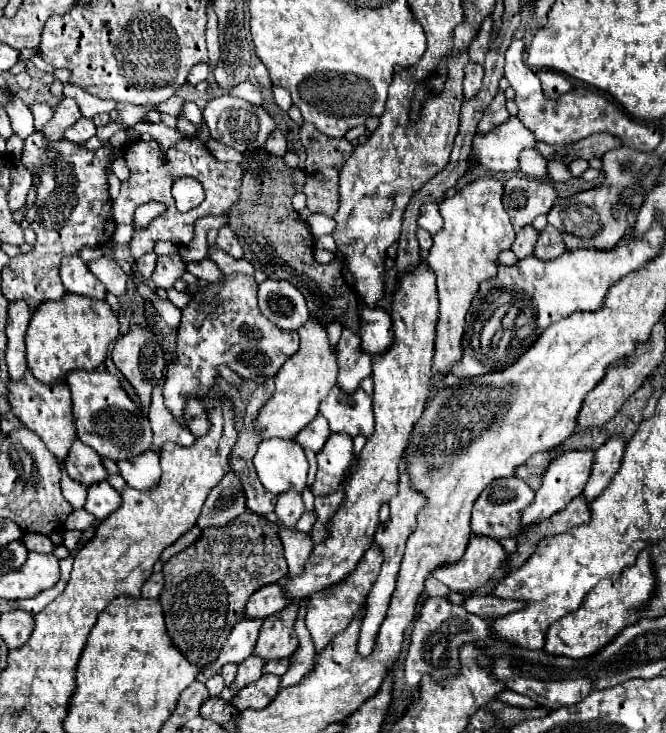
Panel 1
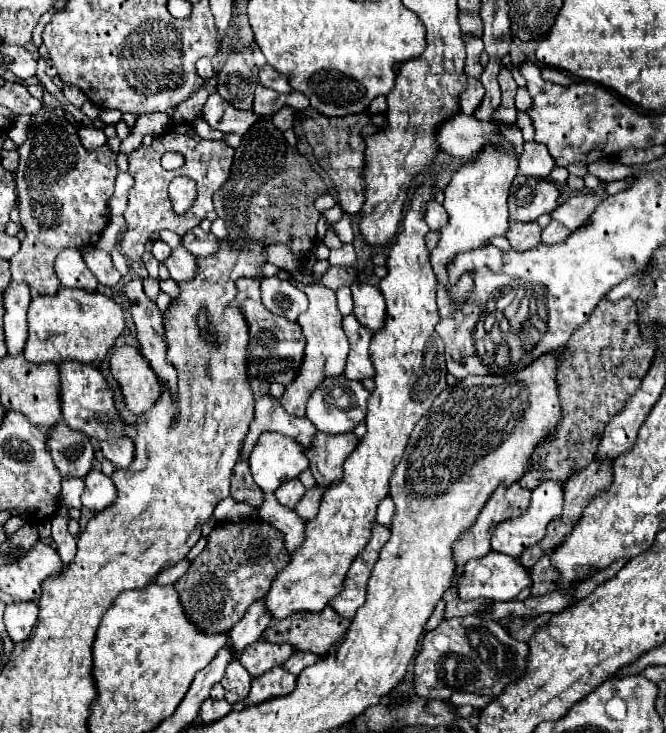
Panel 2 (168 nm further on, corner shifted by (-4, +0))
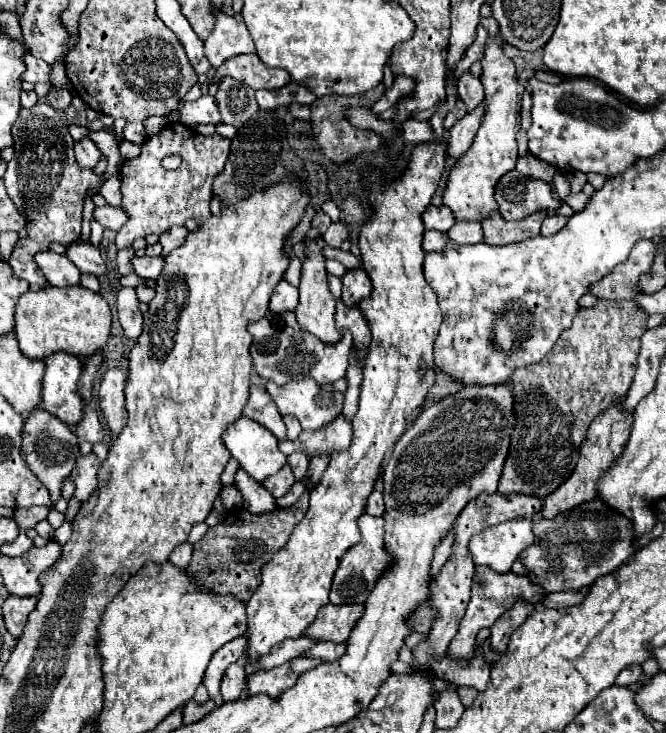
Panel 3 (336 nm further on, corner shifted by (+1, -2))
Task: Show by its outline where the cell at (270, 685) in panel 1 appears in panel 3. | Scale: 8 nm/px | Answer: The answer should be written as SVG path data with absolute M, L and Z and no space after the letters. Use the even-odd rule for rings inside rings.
M295 658L283 666L271 668L271 670L259 670L247 676L247 688L249 694L267 694L273 700L292 687L299 676L311 668L317 666L317 660L313 658Z

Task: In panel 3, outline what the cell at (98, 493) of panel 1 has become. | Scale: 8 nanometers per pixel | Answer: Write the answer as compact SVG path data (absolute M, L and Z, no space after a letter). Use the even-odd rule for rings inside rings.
M93 452L87 456L79 456L73 470L73 482L75 482L73 496L79 502L87 502L91 492L97 488L97 468L99 468L99 460Z

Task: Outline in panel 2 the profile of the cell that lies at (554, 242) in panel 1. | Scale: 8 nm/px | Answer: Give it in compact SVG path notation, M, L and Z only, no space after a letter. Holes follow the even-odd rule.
M552 220L552 222L542 230L542 242L548 244L548 246L560 244L560 242L564 242L568 236L570 236L570 230L568 230L564 224L556 222L556 220Z

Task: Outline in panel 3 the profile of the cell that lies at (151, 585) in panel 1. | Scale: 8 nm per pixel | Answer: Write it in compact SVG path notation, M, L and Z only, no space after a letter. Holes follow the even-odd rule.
M183 542L183 544L179 544L179 546L171 552L169 560L171 560L173 564L177 564L179 568L185 568L185 566L189 564L189 560L191 560L191 552L193 552L193 546L191 546L189 542Z

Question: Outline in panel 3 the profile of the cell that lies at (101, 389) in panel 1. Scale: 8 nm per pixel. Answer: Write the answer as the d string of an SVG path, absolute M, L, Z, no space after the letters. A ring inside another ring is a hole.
M57 352L55 356L47 356L43 362L43 408L73 428L81 416L81 400L77 394L81 360Z

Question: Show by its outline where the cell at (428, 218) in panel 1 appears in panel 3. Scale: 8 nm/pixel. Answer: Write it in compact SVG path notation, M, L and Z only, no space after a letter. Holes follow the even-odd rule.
M427 206L423 212L423 222L427 230L439 230L439 232L449 232L449 228L457 222L453 212L447 206Z

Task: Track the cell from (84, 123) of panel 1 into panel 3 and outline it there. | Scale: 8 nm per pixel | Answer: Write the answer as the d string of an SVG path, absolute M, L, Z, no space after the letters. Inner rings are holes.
M83 138L83 140L75 142L75 158L81 168L95 168L101 158L101 152L93 144L91 138Z

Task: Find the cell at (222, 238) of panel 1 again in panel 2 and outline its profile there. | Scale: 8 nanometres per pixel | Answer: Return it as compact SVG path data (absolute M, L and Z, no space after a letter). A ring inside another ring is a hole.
M200 226L192 228L184 238L182 238L182 244L184 248L188 248L194 256L202 256L202 258L208 258L208 256L214 256L218 250L220 250L220 238L214 236L212 232L204 232Z

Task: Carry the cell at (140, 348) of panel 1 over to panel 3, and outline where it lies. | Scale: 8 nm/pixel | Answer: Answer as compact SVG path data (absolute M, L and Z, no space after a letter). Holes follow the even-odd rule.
M107 370L99 386L99 408L107 420L111 436L119 436L123 424L127 422L127 410L123 408L123 388L127 382L127 372Z

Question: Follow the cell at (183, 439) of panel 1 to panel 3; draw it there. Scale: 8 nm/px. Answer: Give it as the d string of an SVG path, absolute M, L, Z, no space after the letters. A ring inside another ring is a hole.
M121 288L117 294L117 316L125 330L125 336L137 340L143 330L143 316L139 310L139 300L135 288Z

